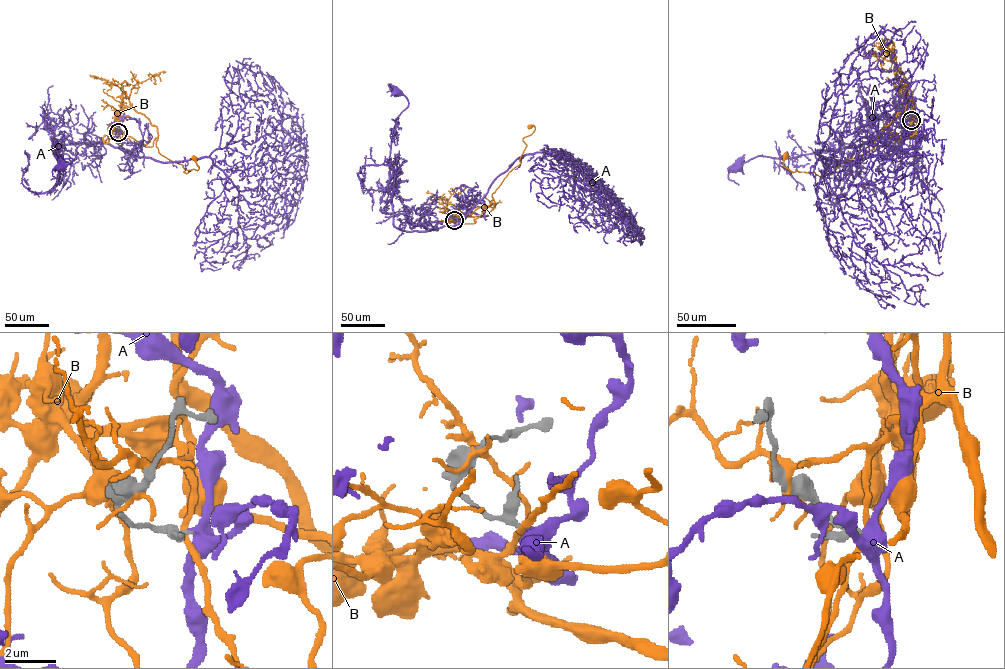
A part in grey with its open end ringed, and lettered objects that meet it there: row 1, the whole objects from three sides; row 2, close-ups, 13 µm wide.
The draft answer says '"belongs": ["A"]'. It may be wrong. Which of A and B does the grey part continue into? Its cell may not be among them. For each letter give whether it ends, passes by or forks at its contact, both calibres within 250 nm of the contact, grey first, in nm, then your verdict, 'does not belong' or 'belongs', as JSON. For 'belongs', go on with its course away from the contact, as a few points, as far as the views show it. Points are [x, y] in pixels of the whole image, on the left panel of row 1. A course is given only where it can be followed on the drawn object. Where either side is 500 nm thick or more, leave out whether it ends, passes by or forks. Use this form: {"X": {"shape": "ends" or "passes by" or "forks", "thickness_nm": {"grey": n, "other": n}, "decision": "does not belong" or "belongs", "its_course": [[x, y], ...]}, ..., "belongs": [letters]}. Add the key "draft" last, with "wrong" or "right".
{"A": {"shape": "passes by", "thickness_nm": {"grey": 240, "other": 320}, "decision": "belongs", "its_course": [[118, 132], [117, 139], [125, 151], [103, 143], [54, 144], [51, 149], [57, 160], [72, 159], [60, 166]]}, "B": {"shape": "passes by", "thickness_nm": {"grey": 260, "other": 200}, "decision": "does not belong"}, "belongs": ["A"], "draft": "right"}

